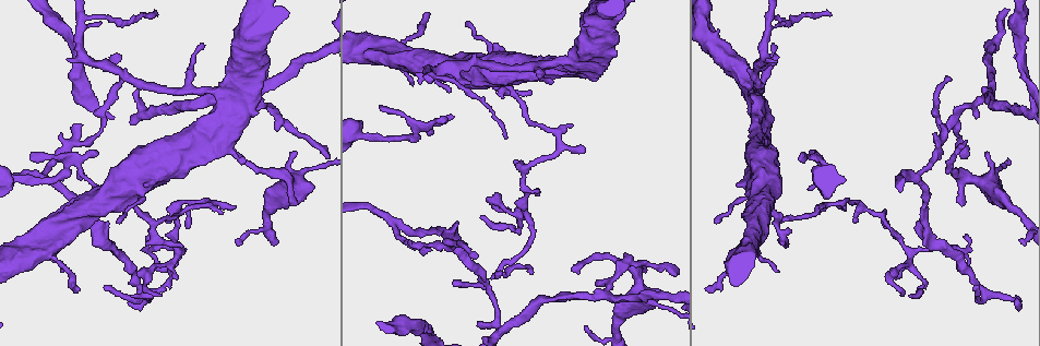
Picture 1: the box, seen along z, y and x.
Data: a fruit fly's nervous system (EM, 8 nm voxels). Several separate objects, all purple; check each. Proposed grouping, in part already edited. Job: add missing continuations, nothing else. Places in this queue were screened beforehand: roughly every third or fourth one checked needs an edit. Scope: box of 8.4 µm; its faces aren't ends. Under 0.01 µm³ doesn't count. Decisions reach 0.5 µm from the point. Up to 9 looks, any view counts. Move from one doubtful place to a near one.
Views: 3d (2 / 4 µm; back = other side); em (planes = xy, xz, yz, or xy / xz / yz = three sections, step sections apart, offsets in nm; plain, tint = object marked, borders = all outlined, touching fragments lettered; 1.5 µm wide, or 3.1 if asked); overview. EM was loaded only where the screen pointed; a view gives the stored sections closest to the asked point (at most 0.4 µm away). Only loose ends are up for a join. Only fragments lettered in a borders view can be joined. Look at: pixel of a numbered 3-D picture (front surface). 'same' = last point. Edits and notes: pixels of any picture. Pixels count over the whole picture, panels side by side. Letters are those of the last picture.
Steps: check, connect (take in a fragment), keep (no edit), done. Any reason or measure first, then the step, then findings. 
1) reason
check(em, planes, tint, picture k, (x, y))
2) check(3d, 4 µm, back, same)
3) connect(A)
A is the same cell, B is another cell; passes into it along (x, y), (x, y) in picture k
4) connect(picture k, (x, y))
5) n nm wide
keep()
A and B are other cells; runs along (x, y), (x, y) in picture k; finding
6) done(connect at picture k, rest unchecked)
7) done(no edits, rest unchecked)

thin end
check(3d, 4 µm, picture 1, (810, 189))

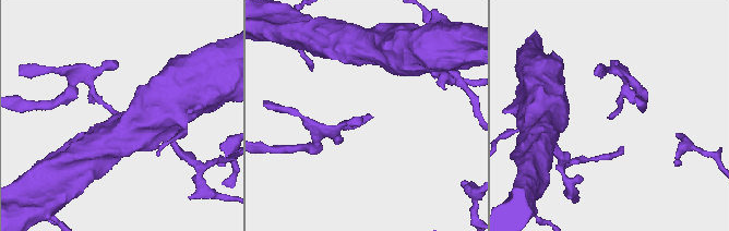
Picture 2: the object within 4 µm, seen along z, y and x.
now the EM
check(em, planes, borders, picture 2, (610, 118))

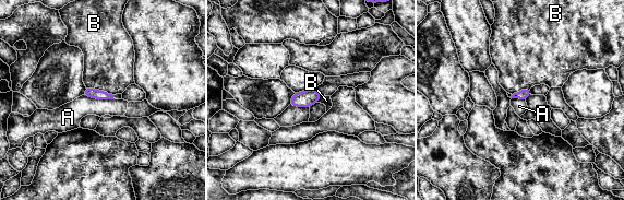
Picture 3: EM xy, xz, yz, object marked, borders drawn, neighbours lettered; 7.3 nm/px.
keep()
A and B are other cells; none of them fits

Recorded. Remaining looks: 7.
free end
check(em, planes, borders, picture 1, (469, 81))

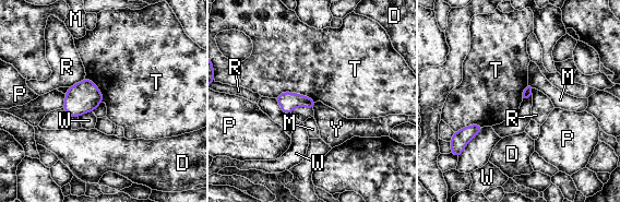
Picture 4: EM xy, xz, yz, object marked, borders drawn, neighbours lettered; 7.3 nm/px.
keep()
D, M, P, R, T, W and Y are other cells; border along (275, 97), (297, 92), (316, 102) in picture 4; no lettered fragment goes on from it

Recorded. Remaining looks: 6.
free end
check(3d, 2 µm, picture 1, (1020, 242))

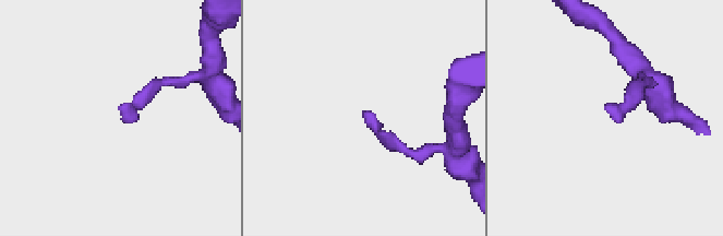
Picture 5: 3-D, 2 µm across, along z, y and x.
shape alone is not enough
check(em, planes, borders, picture 5, (118, 108))

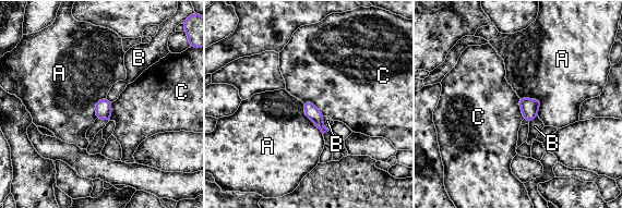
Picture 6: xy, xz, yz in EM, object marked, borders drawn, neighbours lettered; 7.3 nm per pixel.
100 nm wide
keep()
A, B and C are other cells; border along (519, 97), (537, 98), (538, 115) in picture 6; none of them fits

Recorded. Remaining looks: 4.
thin end
check(em, planes, borders, picture 1, (1018, 299))

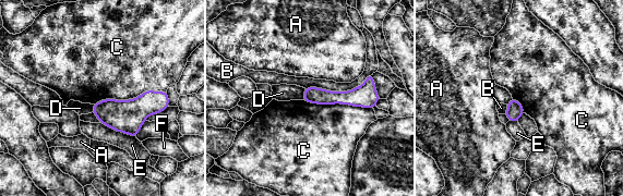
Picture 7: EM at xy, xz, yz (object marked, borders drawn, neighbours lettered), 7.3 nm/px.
120 nm wide
keep()
A, B, C, D, E and F are other cells; border along (166, 90), (94, 105) in picture 7; no lettered fragment goes on from it

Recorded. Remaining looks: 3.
done(no edits, rest unchecked)

